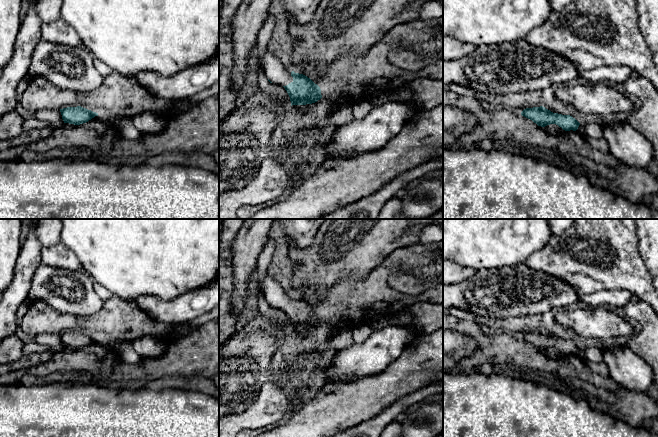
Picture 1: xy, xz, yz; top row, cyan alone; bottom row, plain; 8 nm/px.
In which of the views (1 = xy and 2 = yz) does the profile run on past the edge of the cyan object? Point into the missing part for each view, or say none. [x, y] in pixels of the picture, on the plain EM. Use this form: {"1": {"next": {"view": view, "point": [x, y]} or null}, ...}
{"1": {"next": null}, "2": {"next": null}}

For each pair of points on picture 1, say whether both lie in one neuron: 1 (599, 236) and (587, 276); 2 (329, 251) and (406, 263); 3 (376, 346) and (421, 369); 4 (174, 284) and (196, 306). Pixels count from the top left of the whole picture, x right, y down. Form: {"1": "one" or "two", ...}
{"1": "one", "2": "two", "3": "two", "4": "two"}

